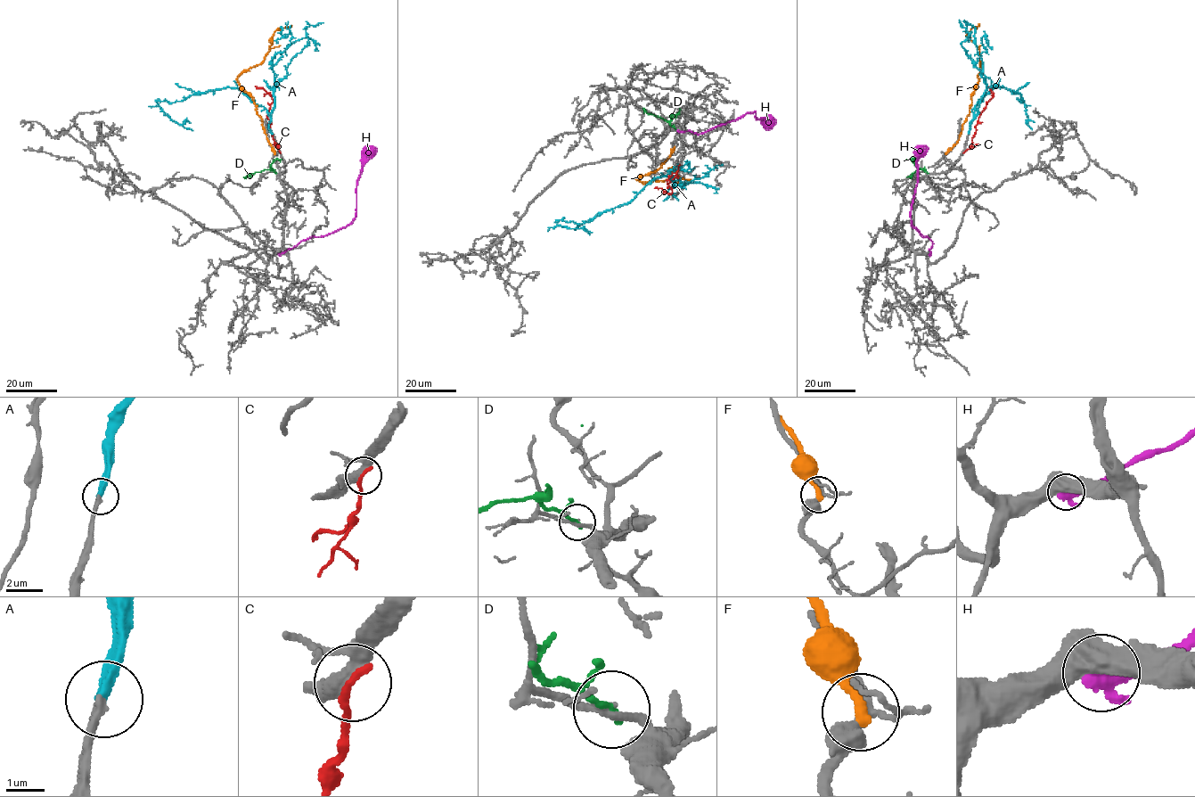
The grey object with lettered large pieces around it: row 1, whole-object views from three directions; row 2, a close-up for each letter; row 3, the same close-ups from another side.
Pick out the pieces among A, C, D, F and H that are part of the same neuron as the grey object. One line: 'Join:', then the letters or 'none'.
Join: A

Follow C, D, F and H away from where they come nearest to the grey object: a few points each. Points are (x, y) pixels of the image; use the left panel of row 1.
C: (279, 152), (267, 113), (272, 97), (262, 87), (255, 86)
D: (275, 172), (268, 169), (243, 177)
F: (274, 153), (267, 142), (253, 99), (237, 78), (264, 61), (277, 29), (291, 25)
H: (279, 253), (312, 236), (327, 235), (344, 227), (354, 217), (362, 159), (371, 145)

